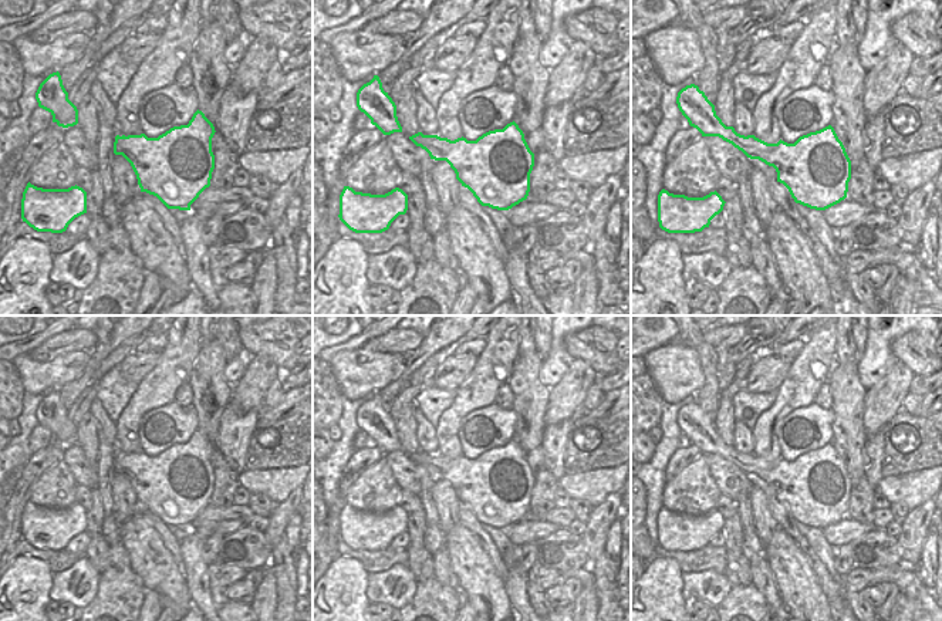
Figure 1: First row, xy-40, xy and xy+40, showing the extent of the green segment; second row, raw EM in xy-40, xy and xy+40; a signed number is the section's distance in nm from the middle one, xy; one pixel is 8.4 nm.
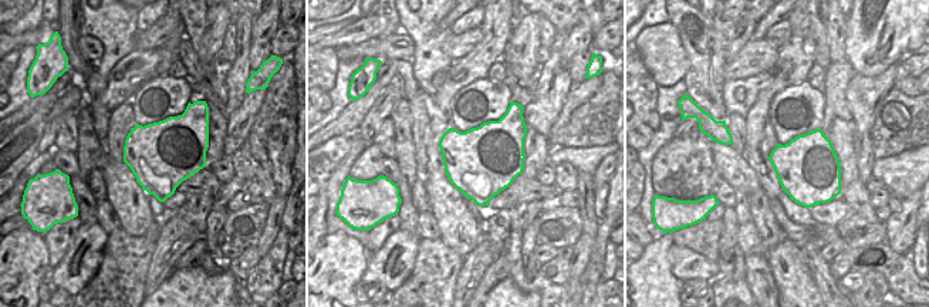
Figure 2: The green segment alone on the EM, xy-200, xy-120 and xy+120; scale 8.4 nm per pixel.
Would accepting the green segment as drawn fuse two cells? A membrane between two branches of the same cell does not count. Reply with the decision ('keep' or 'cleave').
keep

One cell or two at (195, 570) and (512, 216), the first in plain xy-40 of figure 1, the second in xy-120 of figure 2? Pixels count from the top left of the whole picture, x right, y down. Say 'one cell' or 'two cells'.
one cell

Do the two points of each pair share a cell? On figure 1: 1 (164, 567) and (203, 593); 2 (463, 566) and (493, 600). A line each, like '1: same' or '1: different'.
1: different
2: same

